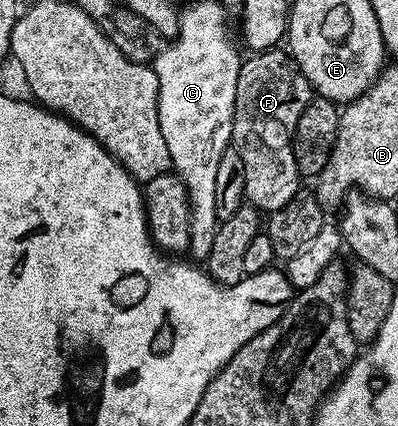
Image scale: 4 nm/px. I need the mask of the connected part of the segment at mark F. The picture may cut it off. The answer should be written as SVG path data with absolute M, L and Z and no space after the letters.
M283 48L266 49L245 56L238 71L238 87L234 99L232 145L242 155L246 167L244 199L247 204L271 215L290 203L302 189L302 178L294 163L292 136L298 127L298 115L312 102L312 84L302 75L292 54Z

